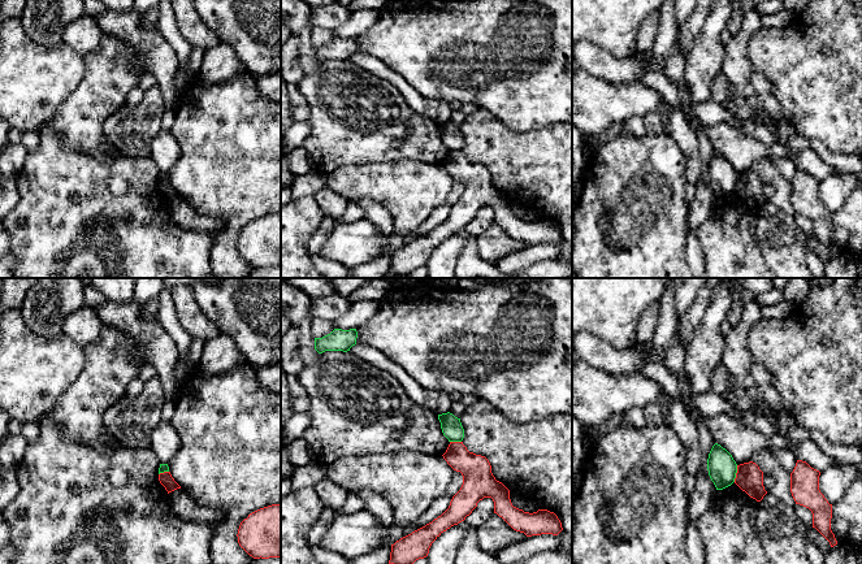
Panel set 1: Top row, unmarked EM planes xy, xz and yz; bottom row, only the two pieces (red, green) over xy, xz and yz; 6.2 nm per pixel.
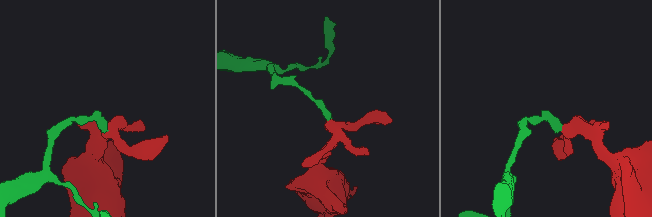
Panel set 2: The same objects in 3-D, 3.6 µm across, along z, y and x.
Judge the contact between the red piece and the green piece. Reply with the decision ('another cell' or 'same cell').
another cell

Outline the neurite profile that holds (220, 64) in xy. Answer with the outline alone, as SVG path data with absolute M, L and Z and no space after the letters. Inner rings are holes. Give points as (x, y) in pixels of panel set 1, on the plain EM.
M220 42L204 51L199 79L207 83L225 83L246 73L246 68L233 47Z

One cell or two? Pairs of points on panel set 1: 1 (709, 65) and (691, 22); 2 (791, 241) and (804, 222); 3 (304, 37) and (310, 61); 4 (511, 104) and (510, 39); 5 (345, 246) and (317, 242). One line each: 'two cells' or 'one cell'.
1: two cells
2: two cells
3: one cell
4: one cell
5: two cells

